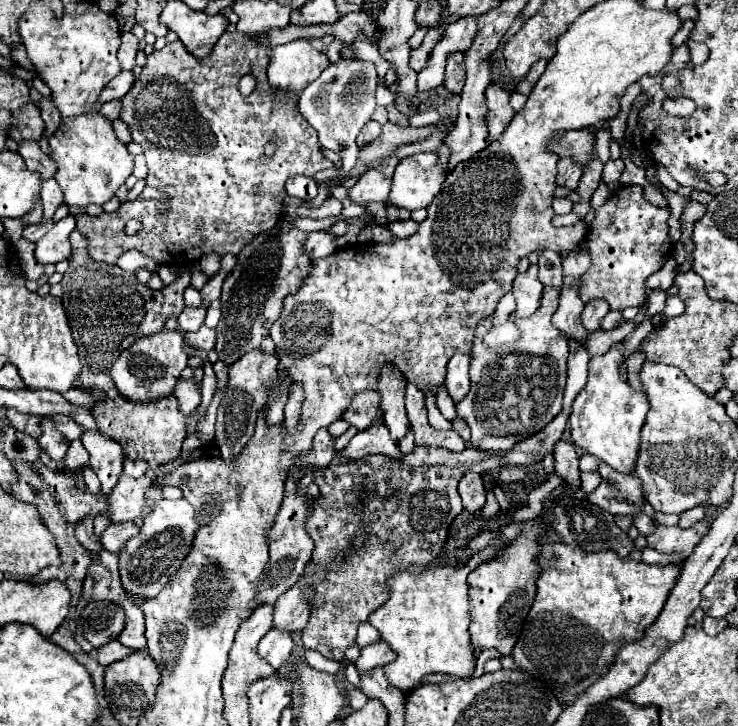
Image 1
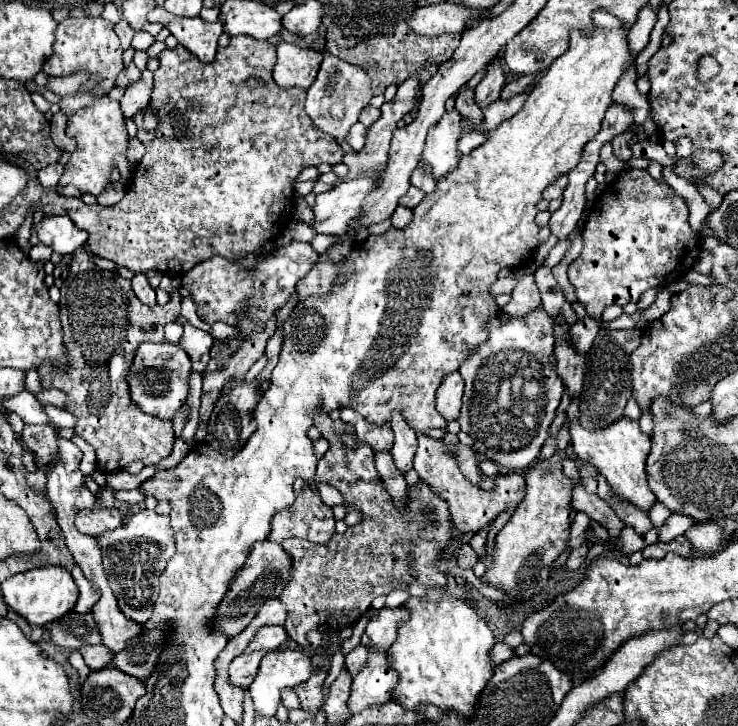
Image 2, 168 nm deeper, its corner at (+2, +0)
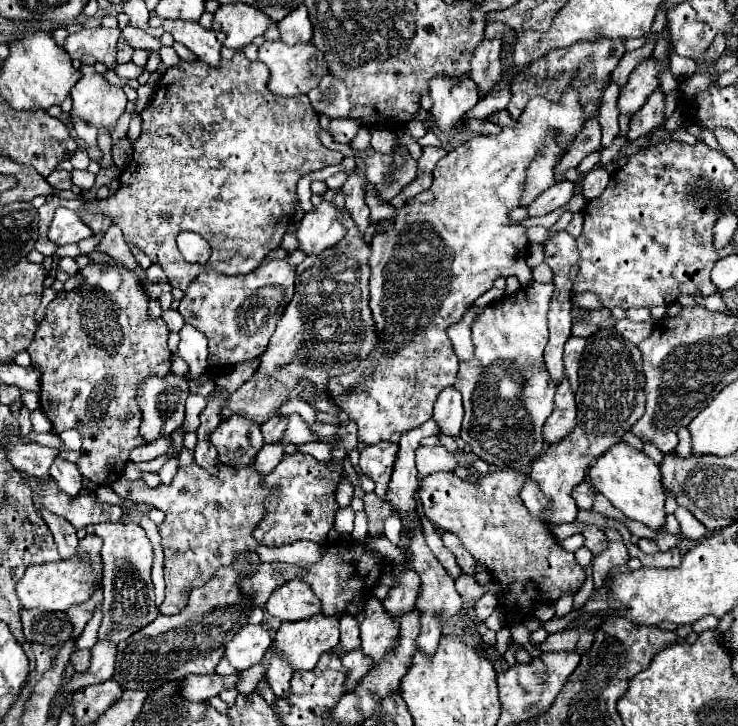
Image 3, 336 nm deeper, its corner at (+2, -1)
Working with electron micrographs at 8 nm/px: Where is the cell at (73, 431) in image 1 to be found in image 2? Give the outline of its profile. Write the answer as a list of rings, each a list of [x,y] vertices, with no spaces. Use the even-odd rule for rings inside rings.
[[[28,390],[16,394],[10,398],[10,402],[6,402],[6,410],[8,412],[16,412],[26,424],[46,424],[50,428],[58,428],[46,414],[46,410],[42,408],[42,404],[36,400],[36,396],[32,396]]]

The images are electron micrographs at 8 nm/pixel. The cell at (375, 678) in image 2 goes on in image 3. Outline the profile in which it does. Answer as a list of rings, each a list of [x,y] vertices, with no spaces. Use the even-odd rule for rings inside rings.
[[[374,595],[366,599],[366,615],[360,623],[362,651],[374,659],[374,663],[382,661],[382,657],[398,645],[398,621],[384,609],[382,601]]]

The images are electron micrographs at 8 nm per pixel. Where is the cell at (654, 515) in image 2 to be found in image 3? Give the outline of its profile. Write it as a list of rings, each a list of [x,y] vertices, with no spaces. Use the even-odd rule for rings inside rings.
[[[678,507],[678,509],[676,509],[676,517],[678,517],[678,521],[680,521],[680,527],[682,527],[682,533],[684,533],[686,539],[700,541],[700,539],[704,539],[704,537],[708,535],[706,527],[704,527],[688,509]]]

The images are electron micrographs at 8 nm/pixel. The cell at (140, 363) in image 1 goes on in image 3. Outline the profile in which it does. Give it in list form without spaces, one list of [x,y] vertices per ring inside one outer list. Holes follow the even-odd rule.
[[[168,373],[162,379],[146,379],[138,387],[138,405],[142,409],[142,425],[140,435],[146,439],[146,443],[154,443],[158,437],[172,435],[182,423],[184,423],[184,403],[188,397],[188,383],[186,377],[178,377]]]

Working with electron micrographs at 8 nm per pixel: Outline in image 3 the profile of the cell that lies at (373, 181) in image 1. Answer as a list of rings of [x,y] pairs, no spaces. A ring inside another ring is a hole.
[[[322,201],[316,213],[306,213],[296,231],[298,249],[306,255],[318,255],[324,249],[334,247],[346,235],[336,217],[338,211],[330,201]]]

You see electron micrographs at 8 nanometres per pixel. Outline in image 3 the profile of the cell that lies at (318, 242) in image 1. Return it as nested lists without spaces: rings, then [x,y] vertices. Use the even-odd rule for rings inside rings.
[[[286,259],[270,261],[264,267],[246,275],[218,275],[216,271],[204,271],[190,283],[186,297],[180,301],[180,315],[184,323],[196,327],[208,337],[208,369],[228,369],[244,361],[260,357],[274,333],[282,311],[294,295],[296,271]]]

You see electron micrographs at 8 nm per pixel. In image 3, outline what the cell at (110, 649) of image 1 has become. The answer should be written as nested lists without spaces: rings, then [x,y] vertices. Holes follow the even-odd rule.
[[[80,649],[80,651],[74,651],[72,655],[72,665],[78,673],[86,671],[88,665],[90,665],[90,649]]]

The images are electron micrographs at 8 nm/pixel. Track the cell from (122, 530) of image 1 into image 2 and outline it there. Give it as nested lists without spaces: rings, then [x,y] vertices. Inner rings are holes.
[[[96,502],[94,510],[82,510],[78,512],[78,518],[76,518],[76,526],[82,534],[90,534],[90,536],[100,536],[104,532],[110,532],[110,530],[116,530],[120,528],[124,522],[122,522],[122,516],[116,508],[112,510],[106,510],[100,506],[100,502]]]

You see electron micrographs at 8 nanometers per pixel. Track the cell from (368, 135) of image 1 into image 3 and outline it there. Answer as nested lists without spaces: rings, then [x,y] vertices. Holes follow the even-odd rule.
[[[330,119],[330,135],[338,143],[350,143],[358,129],[360,125],[352,119]]]

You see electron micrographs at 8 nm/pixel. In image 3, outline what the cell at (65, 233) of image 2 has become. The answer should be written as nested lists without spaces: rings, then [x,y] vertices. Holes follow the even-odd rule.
[[[58,209],[50,229],[48,229],[48,237],[50,241],[58,243],[58,245],[68,245],[68,243],[78,243],[86,237],[92,237],[92,229],[88,225],[84,225],[78,217],[78,213],[70,211],[70,209]]]

